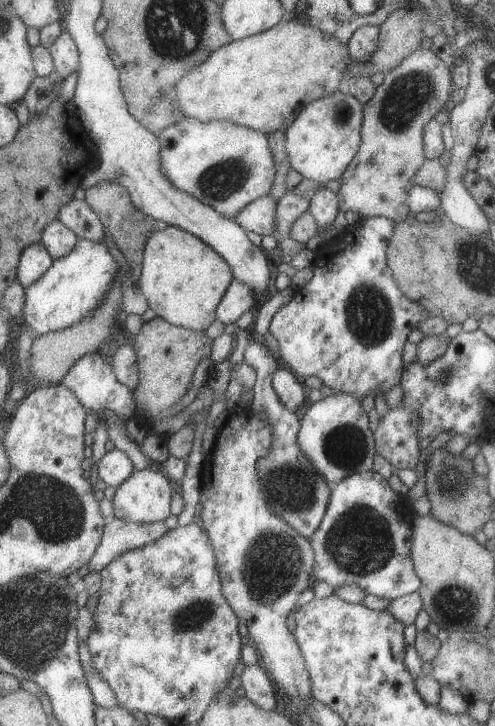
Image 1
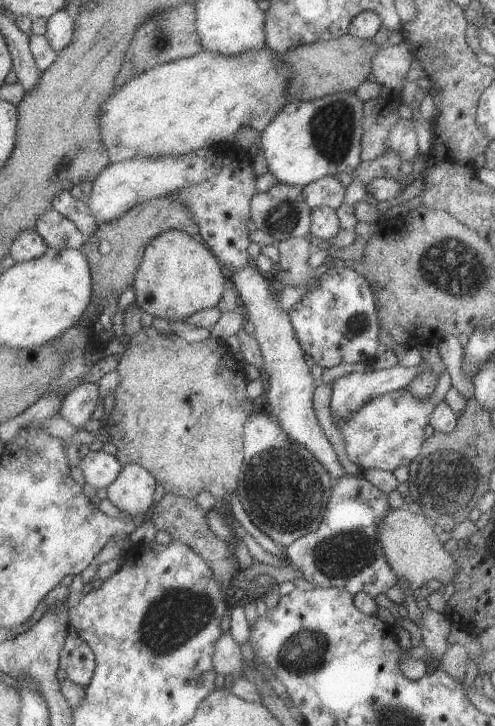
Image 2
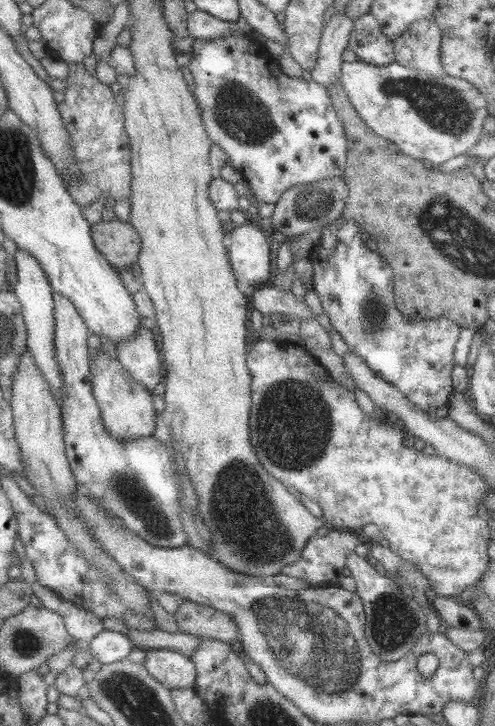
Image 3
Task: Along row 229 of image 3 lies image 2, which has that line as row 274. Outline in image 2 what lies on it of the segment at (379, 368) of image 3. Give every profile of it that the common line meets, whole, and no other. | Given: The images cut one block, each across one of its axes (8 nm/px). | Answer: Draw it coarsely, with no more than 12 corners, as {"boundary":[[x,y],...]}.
{"boundary":[[338,262],[290,310],[323,368],[377,354],[373,294]]}

